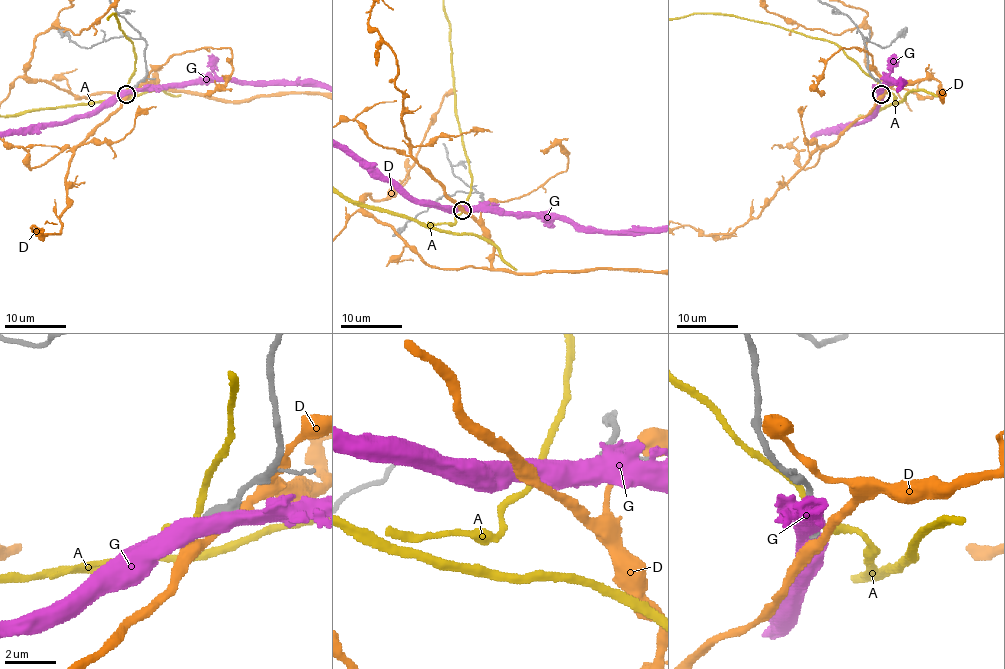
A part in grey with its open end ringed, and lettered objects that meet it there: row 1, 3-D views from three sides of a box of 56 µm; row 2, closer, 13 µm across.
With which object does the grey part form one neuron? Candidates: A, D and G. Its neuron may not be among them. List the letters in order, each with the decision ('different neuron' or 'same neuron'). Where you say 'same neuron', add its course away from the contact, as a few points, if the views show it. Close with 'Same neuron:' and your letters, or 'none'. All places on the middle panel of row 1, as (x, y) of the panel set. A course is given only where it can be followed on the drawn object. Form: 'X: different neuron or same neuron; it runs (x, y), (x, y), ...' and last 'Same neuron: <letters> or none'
A: different neuron
D: different neuron
G: different neuron
Same neuron: none

